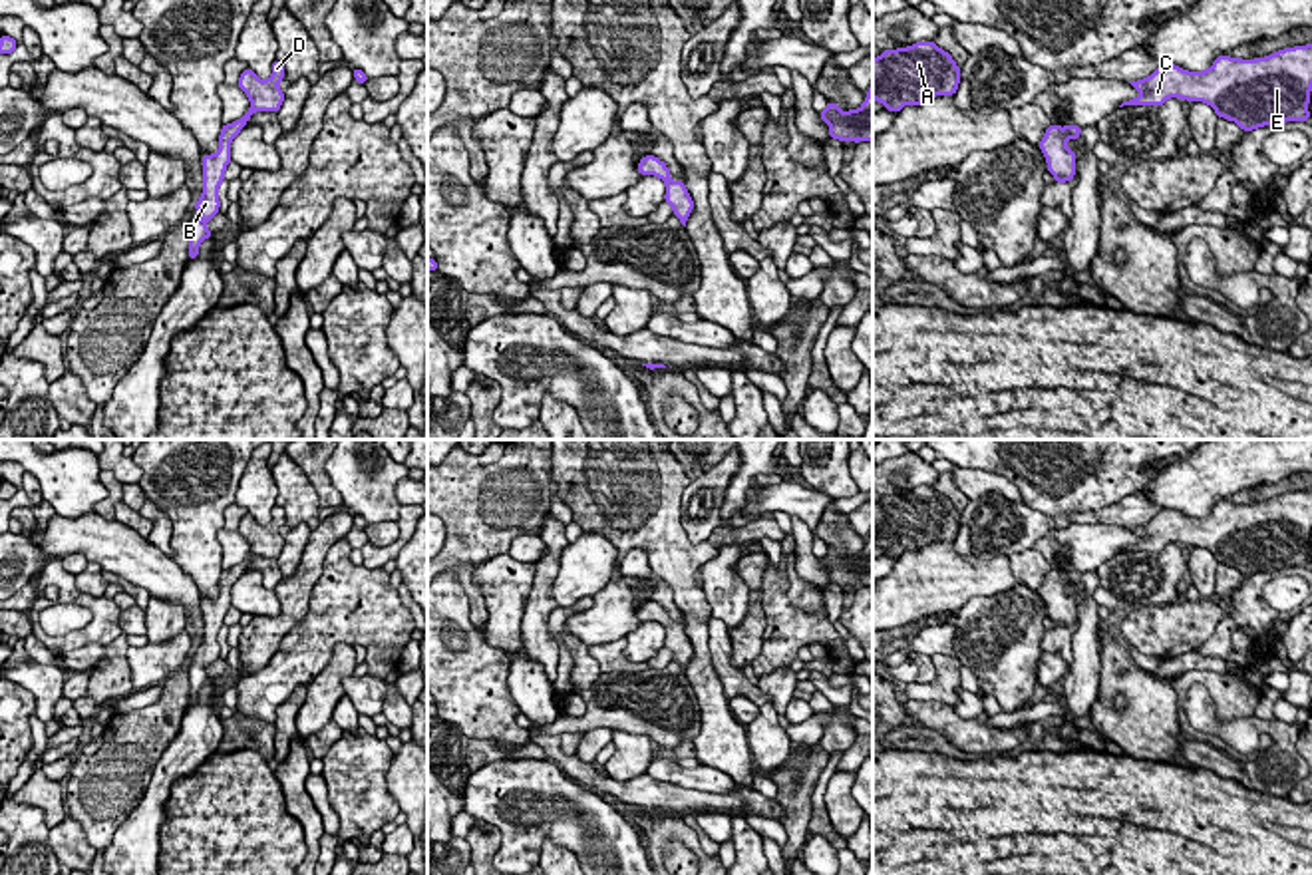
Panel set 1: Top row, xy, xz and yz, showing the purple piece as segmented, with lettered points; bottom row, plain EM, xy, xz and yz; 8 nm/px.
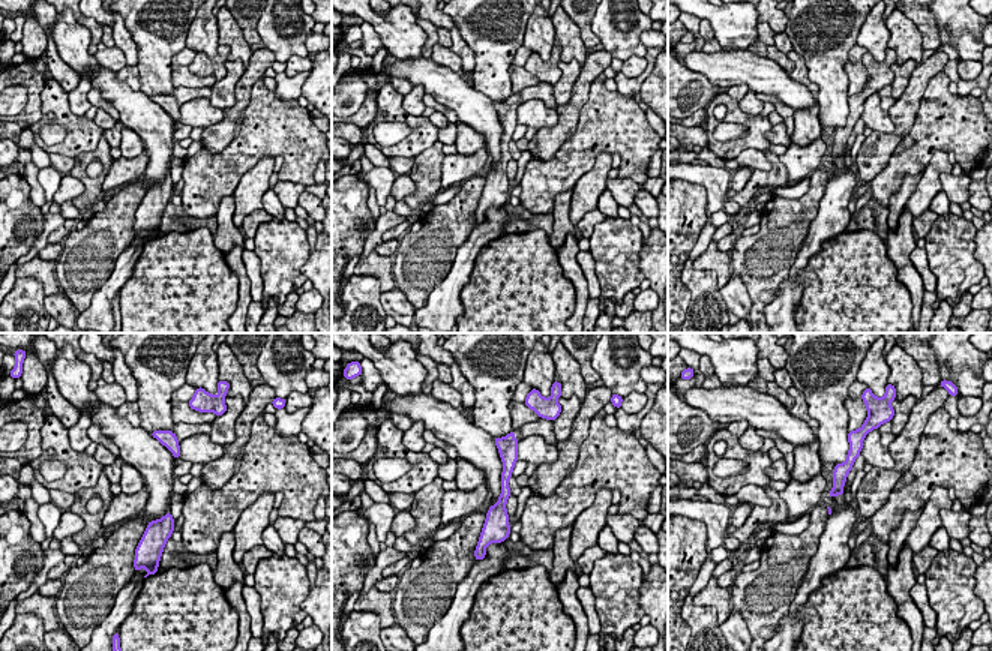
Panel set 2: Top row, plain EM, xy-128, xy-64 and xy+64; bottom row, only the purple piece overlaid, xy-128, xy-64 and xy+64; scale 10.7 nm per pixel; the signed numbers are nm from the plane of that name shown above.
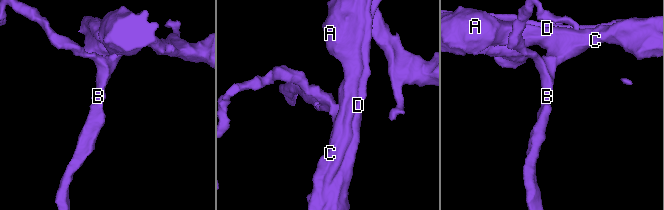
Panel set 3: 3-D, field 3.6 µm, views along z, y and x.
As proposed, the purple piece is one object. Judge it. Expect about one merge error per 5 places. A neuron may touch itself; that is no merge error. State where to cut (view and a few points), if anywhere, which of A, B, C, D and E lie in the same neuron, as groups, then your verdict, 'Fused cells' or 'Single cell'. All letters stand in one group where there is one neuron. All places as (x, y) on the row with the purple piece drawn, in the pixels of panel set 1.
No split. Groups: A B C D E. Single cell

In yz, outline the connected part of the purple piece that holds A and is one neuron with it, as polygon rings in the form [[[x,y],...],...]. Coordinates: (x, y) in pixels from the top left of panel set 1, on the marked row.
[[[934,42],[885,50],[873,60],[873,99],[889,111],[920,105],[936,95],[954,95],[962,70]]]

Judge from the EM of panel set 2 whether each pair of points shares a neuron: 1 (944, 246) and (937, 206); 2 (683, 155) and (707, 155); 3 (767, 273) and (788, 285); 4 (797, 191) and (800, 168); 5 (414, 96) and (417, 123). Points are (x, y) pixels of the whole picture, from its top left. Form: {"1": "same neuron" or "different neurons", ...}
{"1": "different neurons", "2": "same neuron", "3": "different neurons", "4": "different neurons", "5": "different neurons"}

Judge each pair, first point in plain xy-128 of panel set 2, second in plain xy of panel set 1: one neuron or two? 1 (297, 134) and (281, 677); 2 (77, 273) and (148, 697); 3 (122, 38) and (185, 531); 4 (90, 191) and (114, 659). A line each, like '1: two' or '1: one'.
1: one
2: two
3: two
4: one

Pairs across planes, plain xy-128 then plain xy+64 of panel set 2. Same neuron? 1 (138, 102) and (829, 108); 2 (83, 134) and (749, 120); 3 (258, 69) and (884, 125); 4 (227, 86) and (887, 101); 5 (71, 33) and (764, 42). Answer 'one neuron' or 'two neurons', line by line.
1: two neurons
2: one neuron
3: two neurons
4: two neurons
5: two neurons

